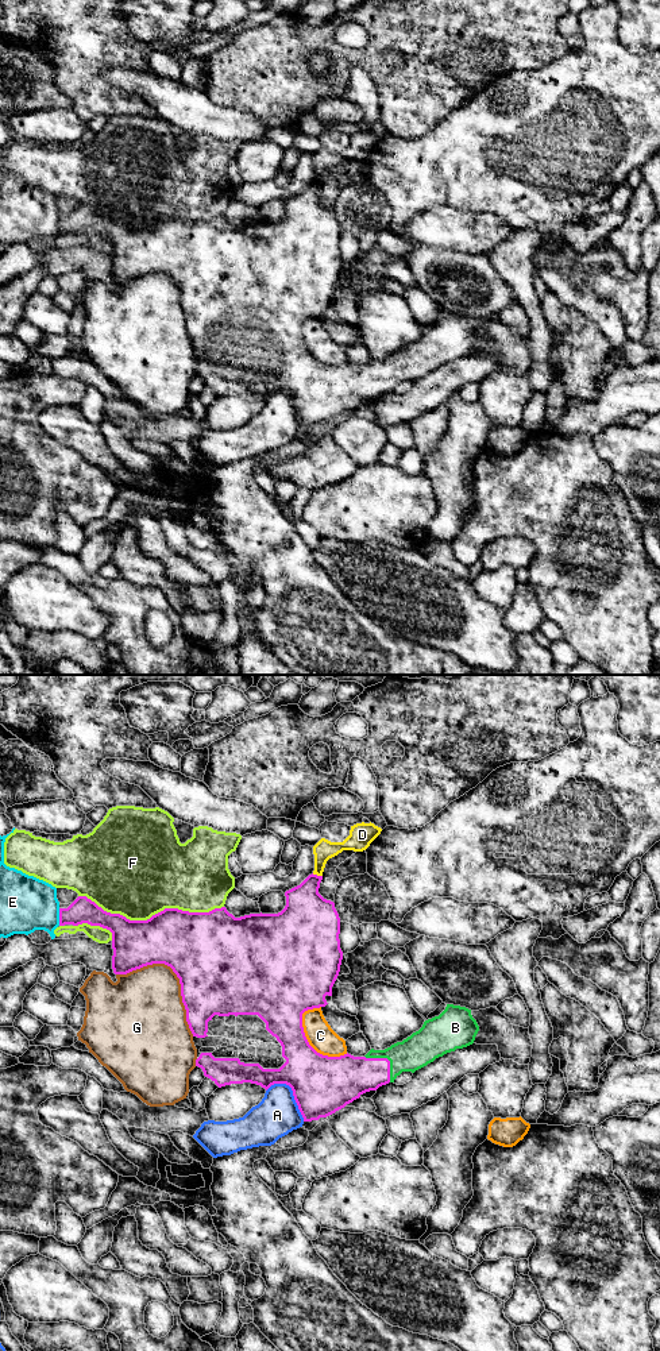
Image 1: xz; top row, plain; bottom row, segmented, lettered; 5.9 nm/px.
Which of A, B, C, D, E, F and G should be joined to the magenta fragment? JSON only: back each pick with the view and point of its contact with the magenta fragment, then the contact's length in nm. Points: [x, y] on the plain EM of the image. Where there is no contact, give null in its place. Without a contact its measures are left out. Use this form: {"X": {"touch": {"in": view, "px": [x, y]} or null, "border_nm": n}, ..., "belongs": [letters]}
{"B": {"touch": {"in": "xz", "px": [388, 369]}, "border_nm": 220}, "belongs": ["B"]}

